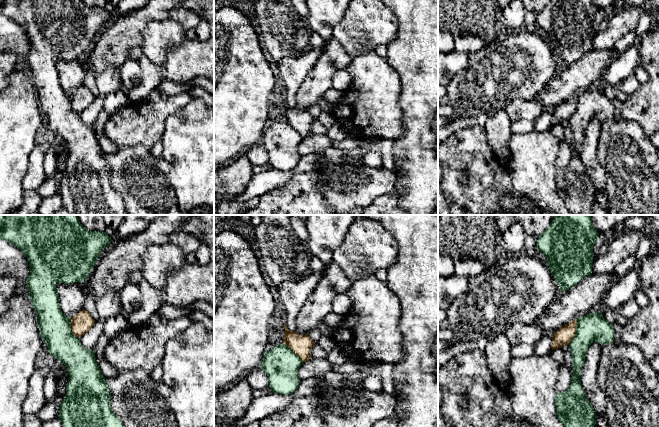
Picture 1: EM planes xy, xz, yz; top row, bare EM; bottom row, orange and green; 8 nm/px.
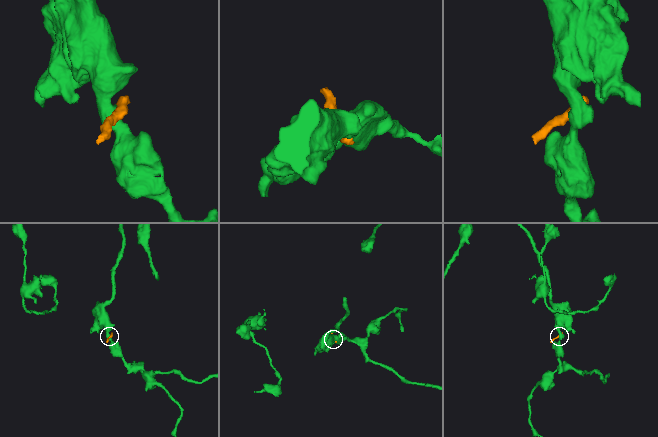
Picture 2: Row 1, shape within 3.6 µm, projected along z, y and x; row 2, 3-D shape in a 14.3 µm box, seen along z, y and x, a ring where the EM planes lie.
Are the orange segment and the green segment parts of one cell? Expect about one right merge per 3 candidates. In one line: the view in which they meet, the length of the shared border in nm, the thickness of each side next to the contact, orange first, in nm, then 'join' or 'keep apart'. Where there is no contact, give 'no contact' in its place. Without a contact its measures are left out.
meets orange in yz; contact 220 nm long; 140 nm thick on the orange side, 220 nm on the other; keep apart

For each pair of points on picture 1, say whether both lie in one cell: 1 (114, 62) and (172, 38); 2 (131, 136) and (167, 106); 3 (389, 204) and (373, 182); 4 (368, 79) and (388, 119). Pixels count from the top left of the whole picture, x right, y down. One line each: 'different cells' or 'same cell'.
1: different cells
2: same cell
3: different cells
4: same cell

